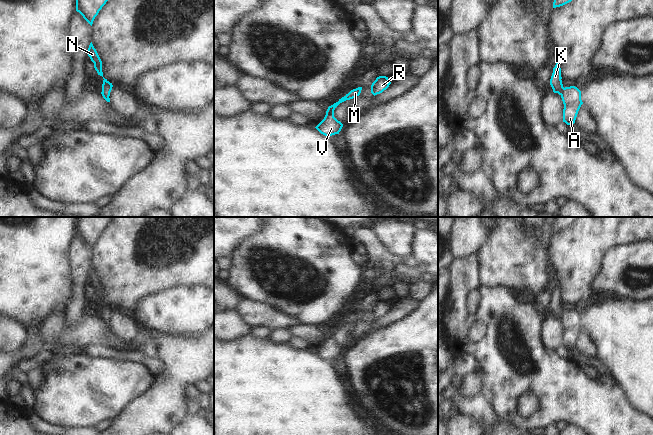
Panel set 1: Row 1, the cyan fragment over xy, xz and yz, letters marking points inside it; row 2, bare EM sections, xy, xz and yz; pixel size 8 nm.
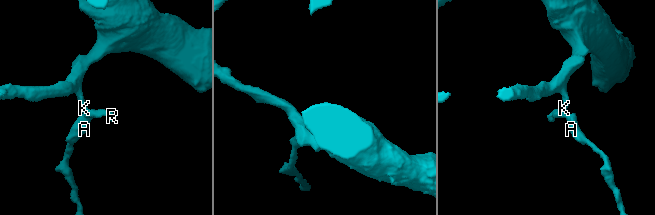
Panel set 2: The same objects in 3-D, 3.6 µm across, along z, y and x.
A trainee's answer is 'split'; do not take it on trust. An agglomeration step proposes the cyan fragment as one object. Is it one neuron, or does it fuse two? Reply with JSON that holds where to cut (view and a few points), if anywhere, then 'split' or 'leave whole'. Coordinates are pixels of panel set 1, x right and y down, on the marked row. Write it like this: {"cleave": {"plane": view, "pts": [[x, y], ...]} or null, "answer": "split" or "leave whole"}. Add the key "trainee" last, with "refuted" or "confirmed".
{"cleave": null, "answer": "leave whole", "trainee": "refuted"}

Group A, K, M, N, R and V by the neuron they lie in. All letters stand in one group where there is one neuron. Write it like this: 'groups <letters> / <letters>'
groups A K M N R V

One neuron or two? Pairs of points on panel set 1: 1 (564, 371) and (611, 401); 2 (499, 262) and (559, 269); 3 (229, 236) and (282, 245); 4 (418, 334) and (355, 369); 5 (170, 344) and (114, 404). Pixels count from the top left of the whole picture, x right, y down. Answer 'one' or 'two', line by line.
1: one
2: one
3: two
4: one
5: two

